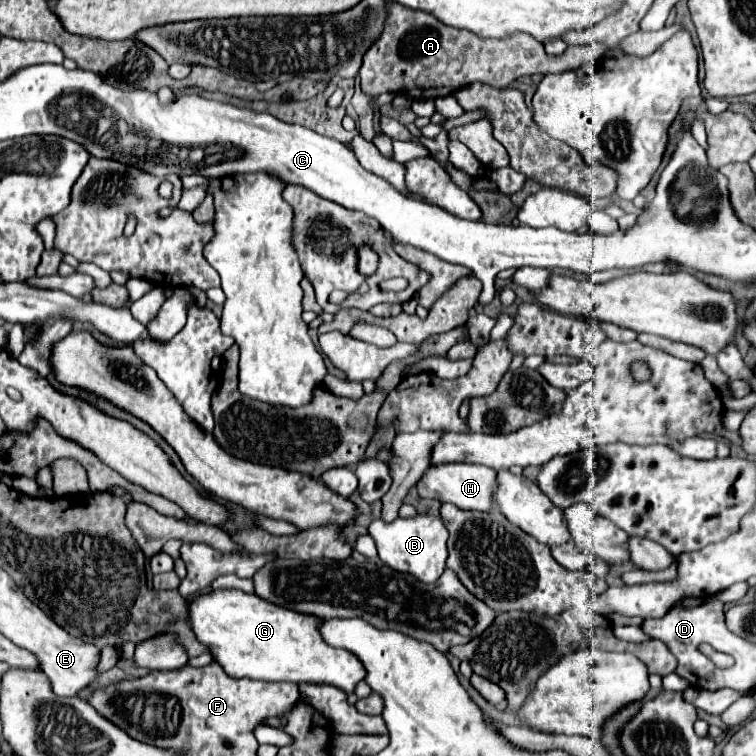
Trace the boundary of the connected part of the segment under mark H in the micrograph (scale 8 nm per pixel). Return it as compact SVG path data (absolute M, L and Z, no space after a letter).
M451 463L451 465L441 465L435 469L427 469L425 475L421 477L417 489L421 497L427 499L437 499L441 503L453 503L459 509L467 511L491 511L493 509L493 495L495 495L495 485L497 485L497 471L483 467L483 465L467 465L467 463Z

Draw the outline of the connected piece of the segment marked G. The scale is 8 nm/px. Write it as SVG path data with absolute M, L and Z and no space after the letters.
M211 591L191 601L191 627L201 643L209 647L215 661L231 677L247 677L261 681L289 681L289 683L313 683L313 685L333 685L345 693L353 693L357 683L365 679L365 667L357 655L347 649L337 649L325 643L321 635L321 617L309 613L297 613L293 609L283 609L279 605L267 603L255 593L245 591Z

